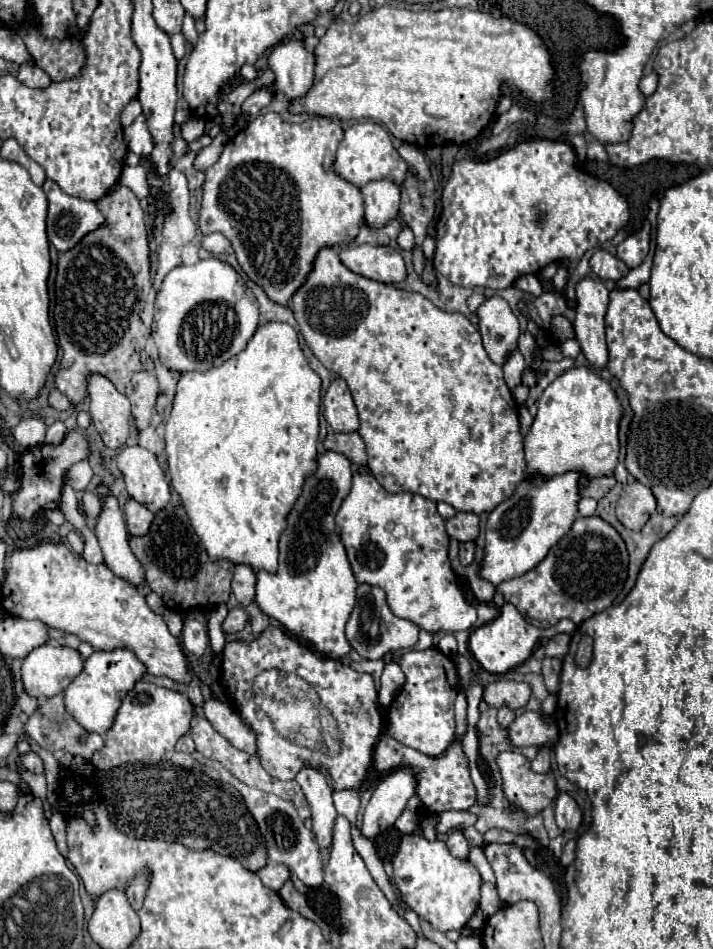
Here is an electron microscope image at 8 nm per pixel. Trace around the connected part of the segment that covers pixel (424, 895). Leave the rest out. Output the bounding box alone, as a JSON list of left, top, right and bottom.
[392,834,480,930]

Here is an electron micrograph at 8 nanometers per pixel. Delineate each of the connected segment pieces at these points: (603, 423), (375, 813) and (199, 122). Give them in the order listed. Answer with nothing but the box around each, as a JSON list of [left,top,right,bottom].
[[524,366,624,484],[360,768,416,840],[180,116,206,142]]

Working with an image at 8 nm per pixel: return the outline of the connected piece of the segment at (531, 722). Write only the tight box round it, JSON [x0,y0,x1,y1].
[508,712,558,746]

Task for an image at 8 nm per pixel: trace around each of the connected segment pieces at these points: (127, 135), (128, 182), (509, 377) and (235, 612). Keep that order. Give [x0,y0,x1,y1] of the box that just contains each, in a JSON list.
[[124,114,156,174],[120,164,148,200],[502,348,526,390],[222,606,250,634]]

